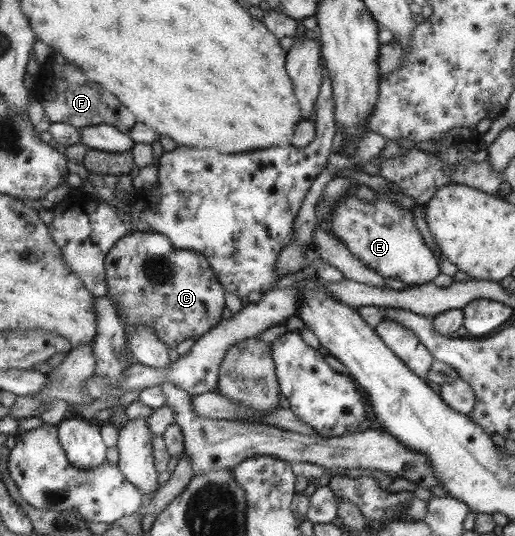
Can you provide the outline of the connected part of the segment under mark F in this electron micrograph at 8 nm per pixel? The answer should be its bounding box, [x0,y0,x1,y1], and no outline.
[33,51,136,134]

